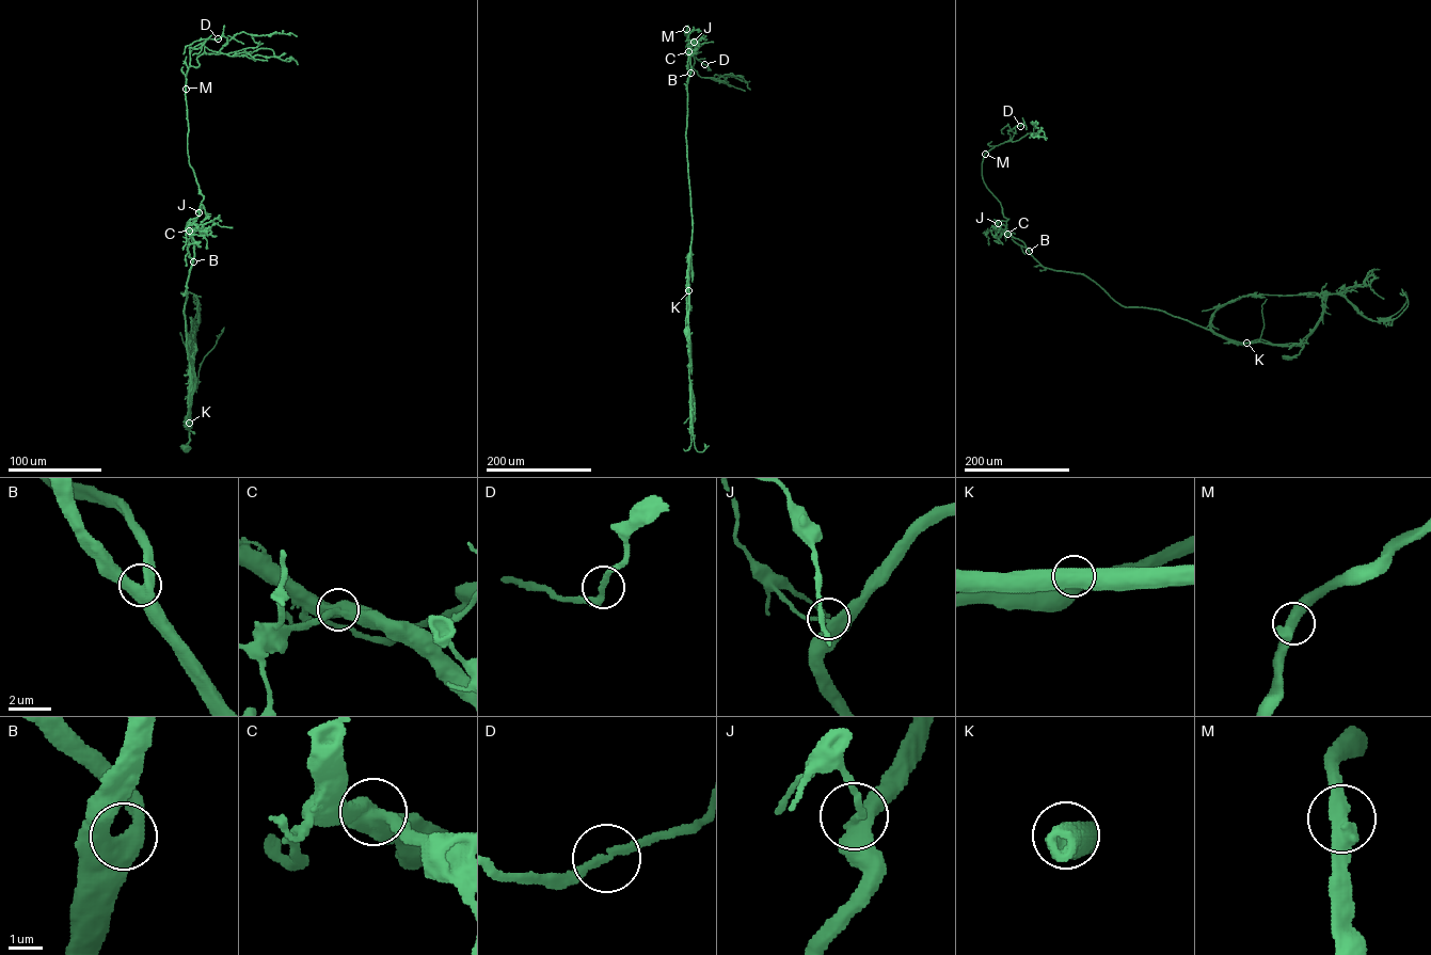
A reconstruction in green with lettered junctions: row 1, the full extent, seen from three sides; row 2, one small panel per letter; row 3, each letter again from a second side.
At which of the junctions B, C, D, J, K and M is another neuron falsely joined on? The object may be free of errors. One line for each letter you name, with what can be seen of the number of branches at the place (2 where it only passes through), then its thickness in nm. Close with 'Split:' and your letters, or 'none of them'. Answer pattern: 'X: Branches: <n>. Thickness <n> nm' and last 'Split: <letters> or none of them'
Split: none of them

